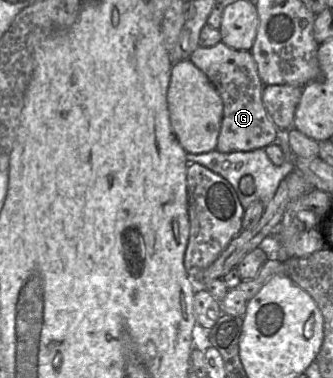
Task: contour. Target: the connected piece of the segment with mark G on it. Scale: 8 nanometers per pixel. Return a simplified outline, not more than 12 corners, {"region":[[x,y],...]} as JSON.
{"region":[[220,41],[189,60],[223,101],[221,153],[277,143],[250,51]]}

